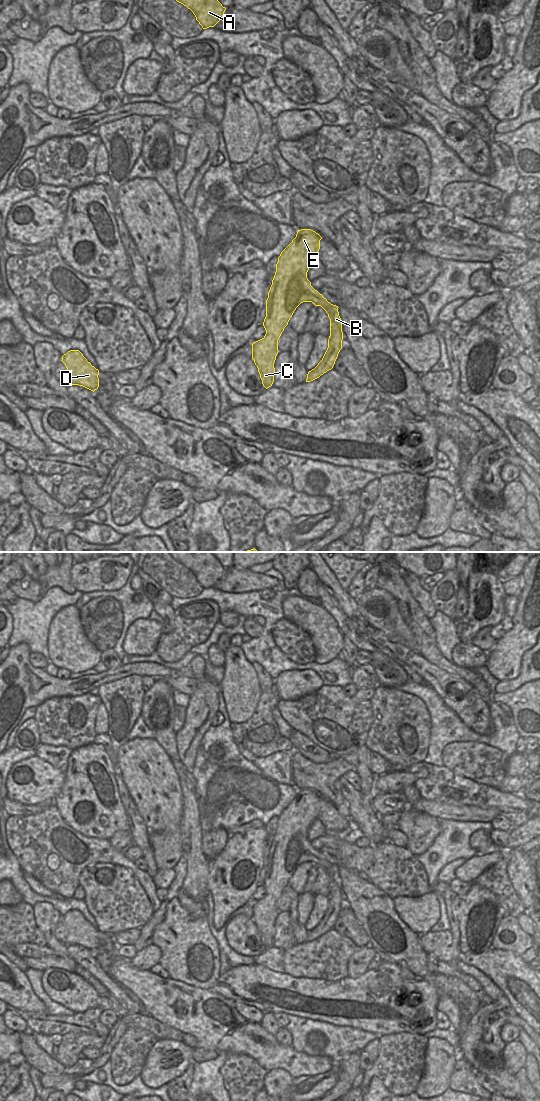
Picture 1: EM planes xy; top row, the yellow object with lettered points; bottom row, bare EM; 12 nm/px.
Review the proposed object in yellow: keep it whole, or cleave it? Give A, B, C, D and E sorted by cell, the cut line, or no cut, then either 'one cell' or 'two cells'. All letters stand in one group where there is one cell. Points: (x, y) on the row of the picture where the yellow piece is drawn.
A B C D E | no cut | one cell

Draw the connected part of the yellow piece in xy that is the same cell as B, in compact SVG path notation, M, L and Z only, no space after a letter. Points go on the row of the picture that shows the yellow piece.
M311 229L298 230L296 237L281 252L276 264L276 272L266 300L266 317L263 326L266 330L265 336L252 344L252 359L258 368L263 386L267 389L274 382L274 363L278 354L278 340L288 325L296 308L303 302L312 302L315 306L321 306L330 319L330 336L328 348L318 365L308 372L306 382L311 382L331 370L335 364L340 350L342 349L342 320L339 316L338 306L331 304L317 290L311 286L307 278L307 272L311 264L316 260L320 249L322 237Z

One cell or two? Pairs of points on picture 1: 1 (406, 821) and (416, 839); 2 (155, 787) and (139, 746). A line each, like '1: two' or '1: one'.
1: one
2: one

